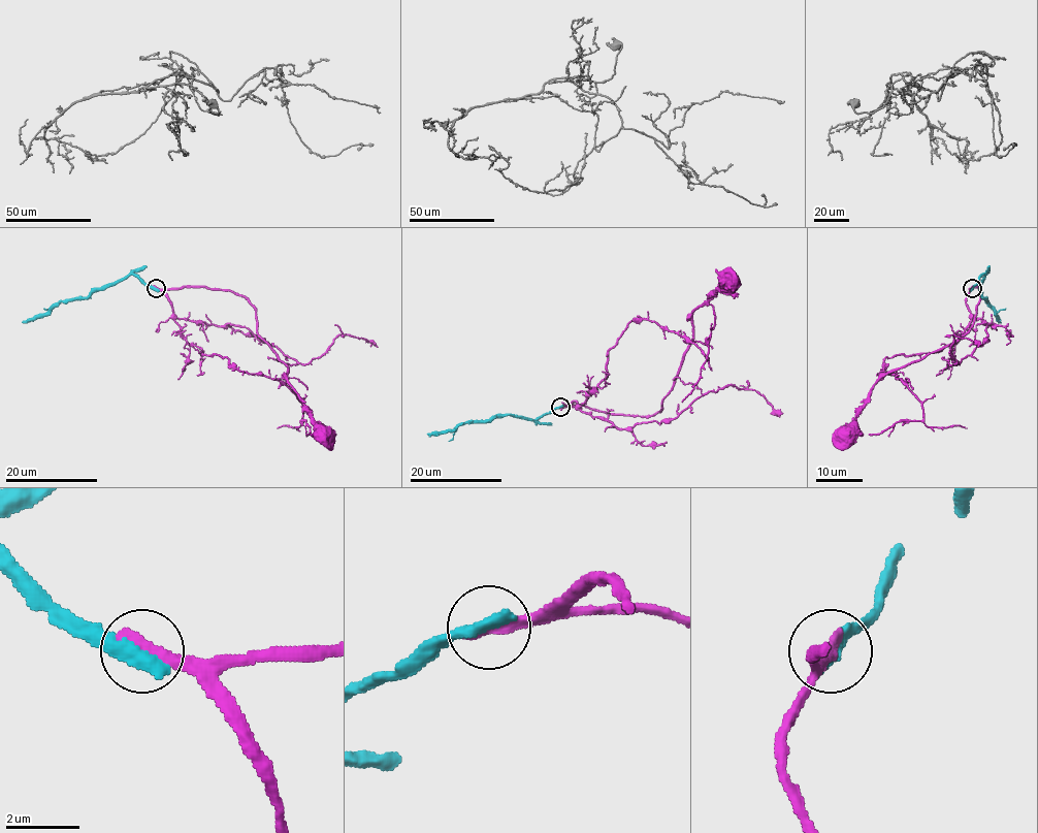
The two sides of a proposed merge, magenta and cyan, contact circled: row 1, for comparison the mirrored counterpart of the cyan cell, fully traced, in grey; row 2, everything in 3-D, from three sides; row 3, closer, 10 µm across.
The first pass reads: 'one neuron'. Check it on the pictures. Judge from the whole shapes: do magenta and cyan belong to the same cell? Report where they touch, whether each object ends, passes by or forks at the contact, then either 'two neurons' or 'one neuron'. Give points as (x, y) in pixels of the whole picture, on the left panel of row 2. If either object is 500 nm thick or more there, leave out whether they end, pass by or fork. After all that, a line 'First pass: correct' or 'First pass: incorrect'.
place (156, 288); magenta ends; cyan ends; two neurons
First pass: incorrect

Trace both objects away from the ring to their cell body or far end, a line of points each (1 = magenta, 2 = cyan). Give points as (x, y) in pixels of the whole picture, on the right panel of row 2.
1: (971, 288), (980, 289), (972, 326), (919, 359), (889, 370), (878, 381), (856, 417), (856, 427), (846, 431)
2: (971, 288), (984, 275), (979, 292), (996, 312), (998, 323)

